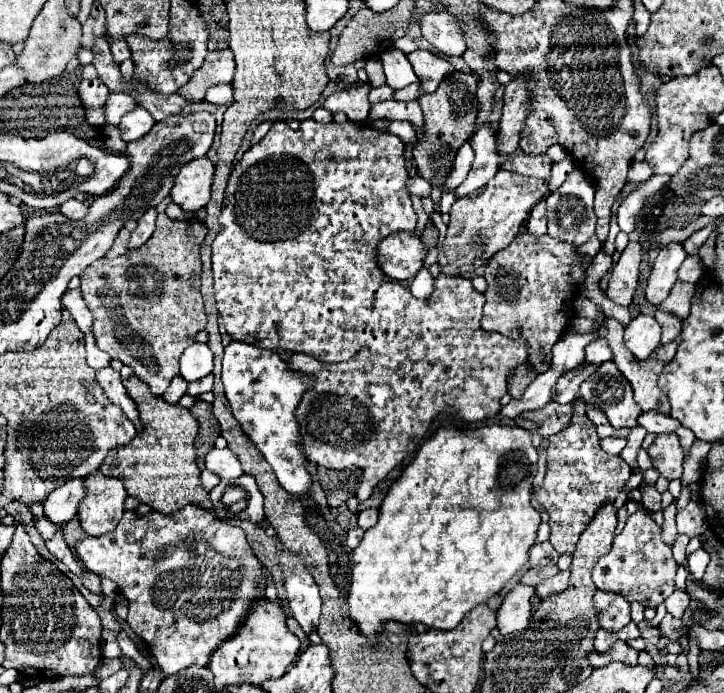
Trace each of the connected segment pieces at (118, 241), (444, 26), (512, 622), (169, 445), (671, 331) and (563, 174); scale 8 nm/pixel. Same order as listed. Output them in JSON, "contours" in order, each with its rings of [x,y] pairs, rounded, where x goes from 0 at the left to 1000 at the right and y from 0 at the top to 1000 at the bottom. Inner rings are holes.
{"contours":[[[[175,319],[175,322],[167,328],[167,333],[162,336],[162,342],[159,342],[153,359],[145,365],[145,374],[164,371],[164,368],[170,368],[170,365],[175,362],[175,345],[178,345],[178,336],[181,336],[184,330],[186,330],[186,319]]],[[[620,16],[581,22],[581,48],[584,53],[617,82],[637,82],[642,76],[642,51],[637,33]]],[[[722,841],[706,850],[706,856],[698,861],[695,873],[686,882],[686,908],[692,911],[692,916],[722,911],[731,902],[736,859],[739,859],[739,850]]],[[[173,527],[167,532],[167,544],[178,573],[189,582],[200,619],[192,628],[186,628],[186,633],[178,642],[156,648],[156,654],[151,654],[151,659],[145,659],[145,665],[140,668],[140,683],[164,688],[173,700],[175,714],[209,729],[214,737],[225,743],[239,743],[256,729],[272,729],[291,736],[290,717],[278,703],[278,680],[269,668],[269,631],[275,613],[261,596],[261,590],[250,584],[236,584],[225,573],[211,570],[206,558]]],[[[907,449],[905,452],[905,460],[907,466],[913,469],[916,475],[916,486],[913,486],[913,498],[921,498],[927,495],[938,481],[941,481],[941,460],[927,455],[927,452],[919,452],[919,449]]],[[[786,224],[776,232],[765,235],[762,240],[761,258],[757,264],[760,278],[769,274],[782,260],[786,248],[791,247],[794,237]]]]}

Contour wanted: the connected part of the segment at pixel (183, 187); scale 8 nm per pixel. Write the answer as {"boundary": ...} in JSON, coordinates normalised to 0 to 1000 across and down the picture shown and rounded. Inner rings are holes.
{"boundary":[[[286,227],[256,235],[236,273],[239,293],[244,293],[253,304],[275,304],[283,299],[291,284],[294,247],[297,241]]]}

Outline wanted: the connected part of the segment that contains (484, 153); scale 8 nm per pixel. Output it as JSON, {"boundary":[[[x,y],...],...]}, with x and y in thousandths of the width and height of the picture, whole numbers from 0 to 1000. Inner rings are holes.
{"boundary":[[[667,177],[653,198],[648,201],[656,218],[653,244],[648,247],[648,255],[628,273],[631,284],[642,284],[662,270],[673,267],[673,261],[689,247],[689,224],[686,224],[686,189],[678,183],[678,177]]]}

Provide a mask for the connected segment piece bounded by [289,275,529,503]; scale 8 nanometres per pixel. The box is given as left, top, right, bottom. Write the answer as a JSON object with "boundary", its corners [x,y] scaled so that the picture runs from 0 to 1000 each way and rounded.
{"boundary":[[[606,397],[601,403],[601,423],[593,429],[593,431],[576,431],[568,426],[568,420],[548,408],[548,405],[535,405],[532,411],[526,411],[526,417],[521,417],[521,429],[515,431],[515,443],[518,443],[518,452],[515,452],[515,489],[512,495],[507,495],[490,515],[485,515],[482,521],[477,524],[443,524],[441,518],[430,515],[430,512],[421,512],[421,509],[407,509],[402,515],[402,532],[410,532],[410,535],[419,535],[419,538],[432,538],[438,544],[438,556],[432,556],[432,561],[427,561],[427,567],[421,567],[421,573],[416,576],[416,584],[410,590],[410,608],[416,608],[416,625],[421,625],[421,654],[427,654],[427,665],[432,665],[435,671],[443,671],[443,674],[452,674],[452,677],[477,677],[477,671],[490,671],[496,677],[501,677],[501,691],[499,691],[499,700],[493,706],[493,720],[501,726],[504,720],[510,720],[510,714],[515,711],[515,706],[521,703],[523,694],[529,694],[537,680],[543,680],[573,645],[579,645],[587,631],[593,628],[595,622],[595,613],[598,608],[615,596],[615,599],[623,599],[623,602],[631,602],[637,605],[640,610],[662,610],[662,608],[670,608],[670,605],[678,605],[686,599],[686,593],[692,590],[692,573],[700,567],[700,547],[703,541],[728,521],[728,495],[722,486],[714,486],[714,489],[703,489],[692,481],[678,481],[678,478],[667,478],[664,475],[664,449],[667,449],[667,440],[670,440],[670,426],[662,423],[648,403],[640,403],[640,400],[615,400],[615,397]]]}

